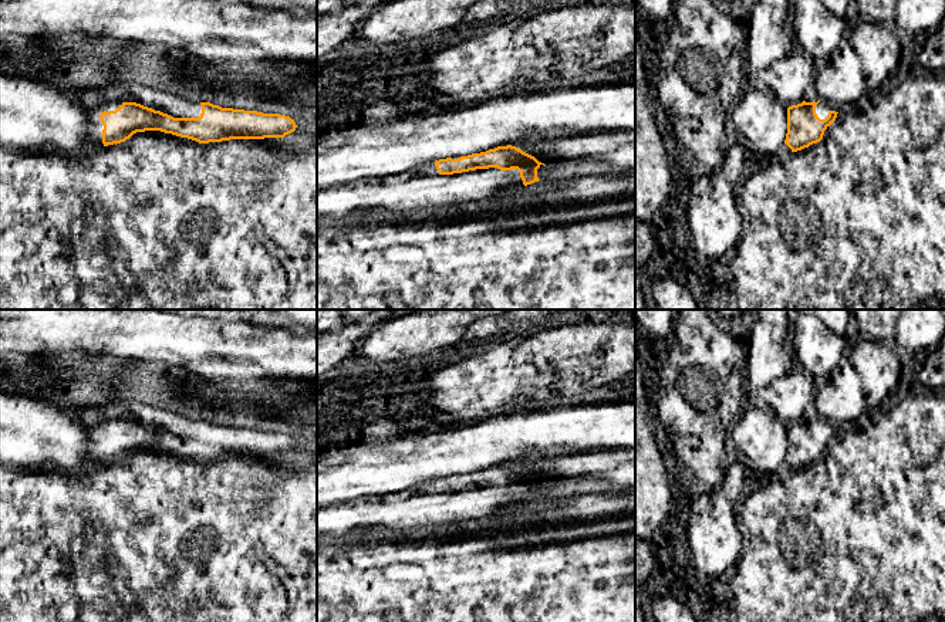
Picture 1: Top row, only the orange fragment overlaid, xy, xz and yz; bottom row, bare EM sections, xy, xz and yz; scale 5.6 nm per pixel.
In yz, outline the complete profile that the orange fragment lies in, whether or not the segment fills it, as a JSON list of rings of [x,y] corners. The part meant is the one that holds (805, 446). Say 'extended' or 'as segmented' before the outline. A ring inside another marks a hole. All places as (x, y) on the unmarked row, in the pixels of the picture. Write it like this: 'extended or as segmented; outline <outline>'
extended; outline [[[820,418],[789,425],[784,462],[792,470],[797,470],[820,460],[824,449],[836,439],[837,432],[838,427]]]

